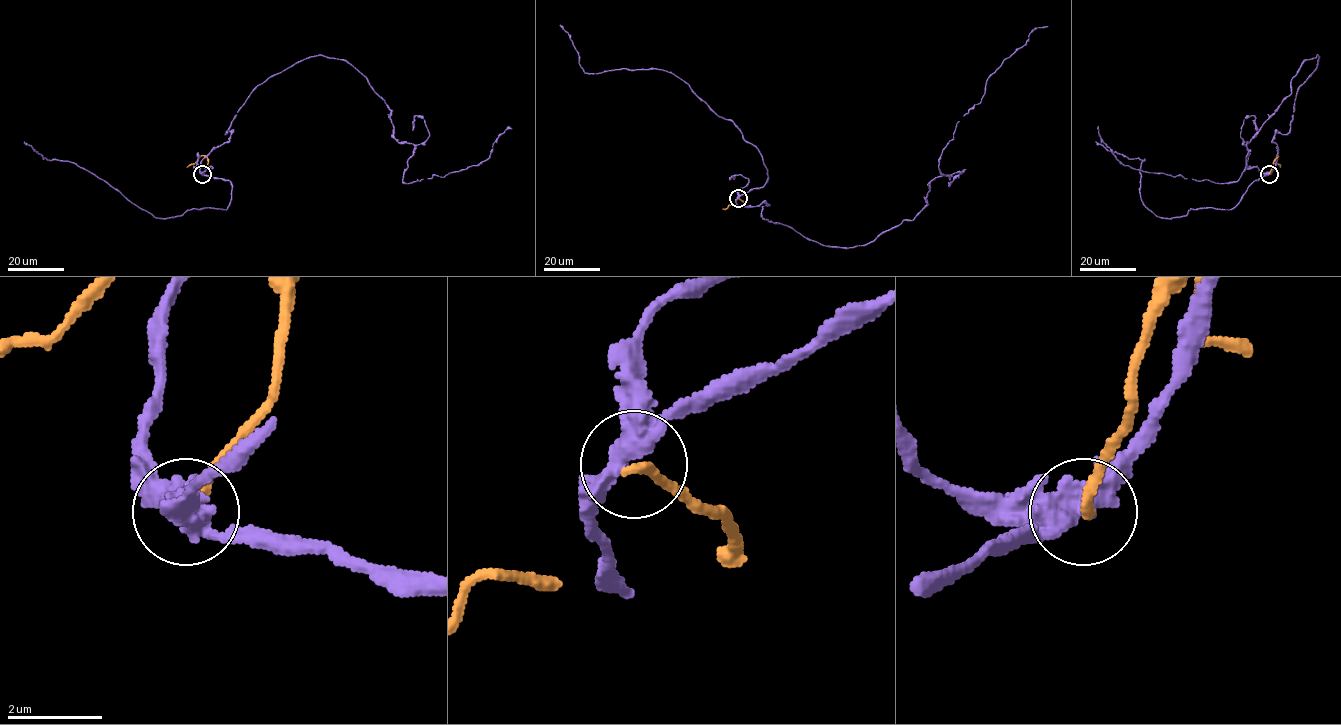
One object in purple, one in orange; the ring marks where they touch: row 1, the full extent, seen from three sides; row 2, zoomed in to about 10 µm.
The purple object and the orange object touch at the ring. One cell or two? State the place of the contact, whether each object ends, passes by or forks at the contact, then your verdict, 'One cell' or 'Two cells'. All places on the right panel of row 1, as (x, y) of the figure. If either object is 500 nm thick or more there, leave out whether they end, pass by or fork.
Place: (1269, 174). At the ring purple forks. At the ring orange ends. Two cells

